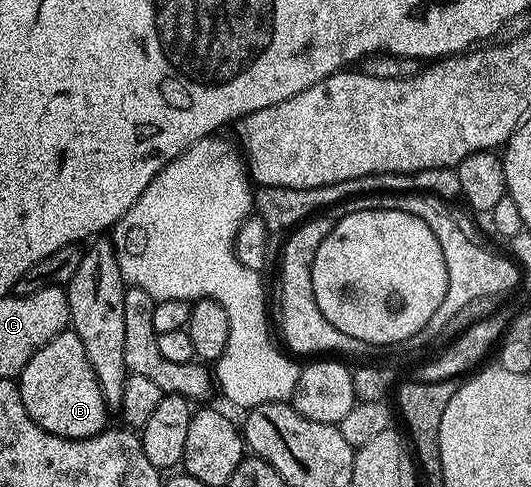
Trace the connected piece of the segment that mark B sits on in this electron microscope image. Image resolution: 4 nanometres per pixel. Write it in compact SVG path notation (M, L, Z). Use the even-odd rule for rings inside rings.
M72 330L62 332L36 350L16 383L30 417L54 436L83 440L98 435L107 427L108 409L100 394L100 382L96 382L88 354L84 354L84 342L80 342Z

